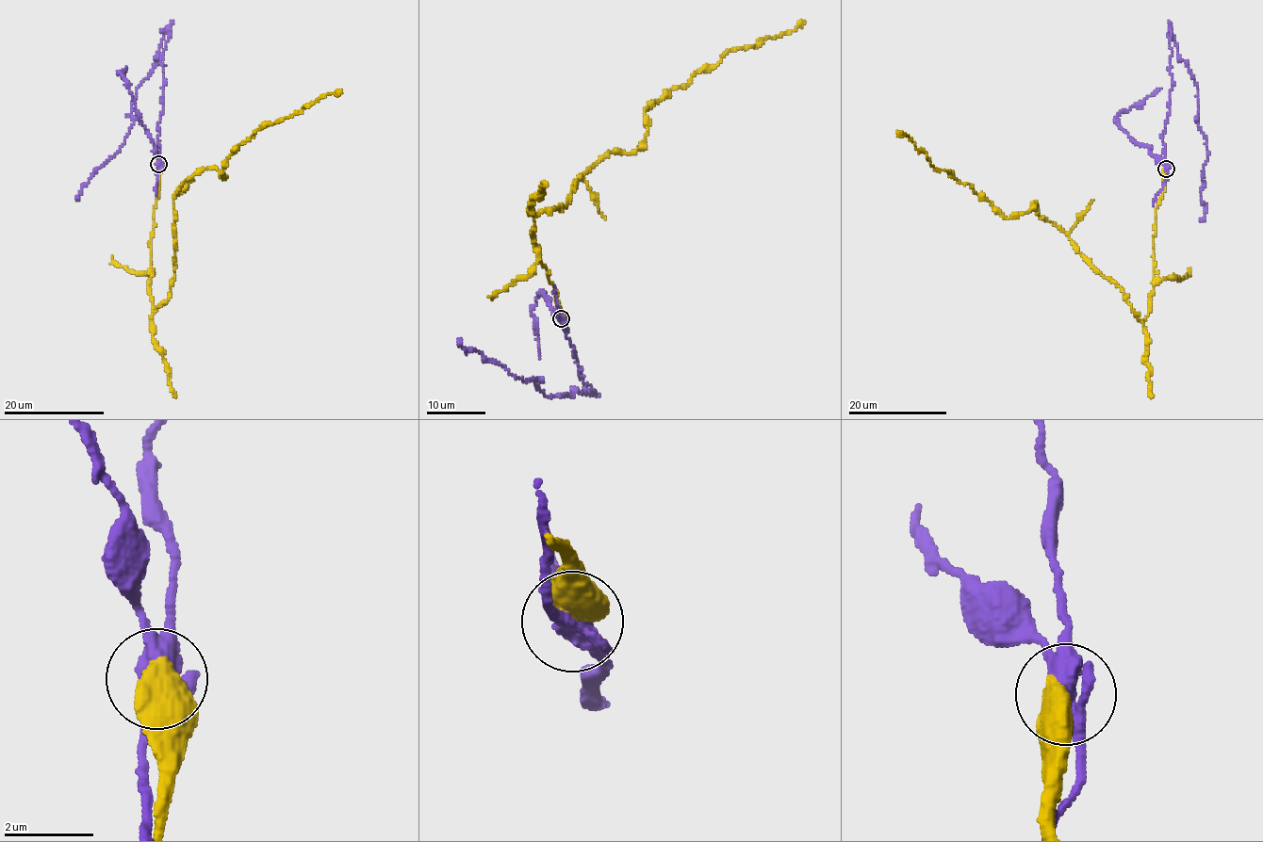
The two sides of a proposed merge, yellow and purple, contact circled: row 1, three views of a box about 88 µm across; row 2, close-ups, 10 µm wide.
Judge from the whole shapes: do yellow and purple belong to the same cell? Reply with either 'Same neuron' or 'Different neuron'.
Different neuron

